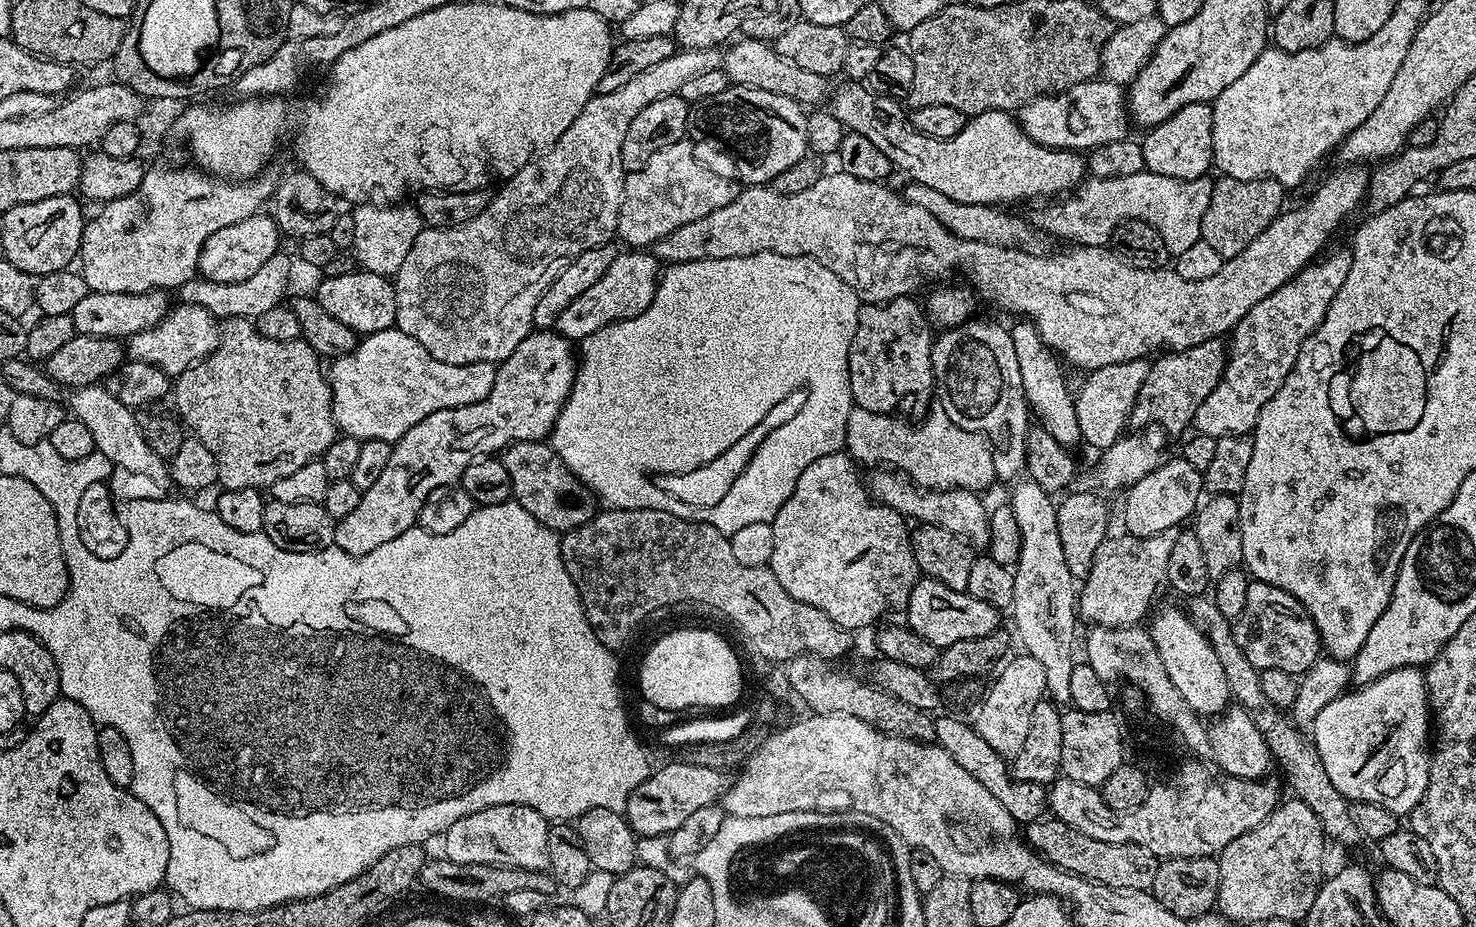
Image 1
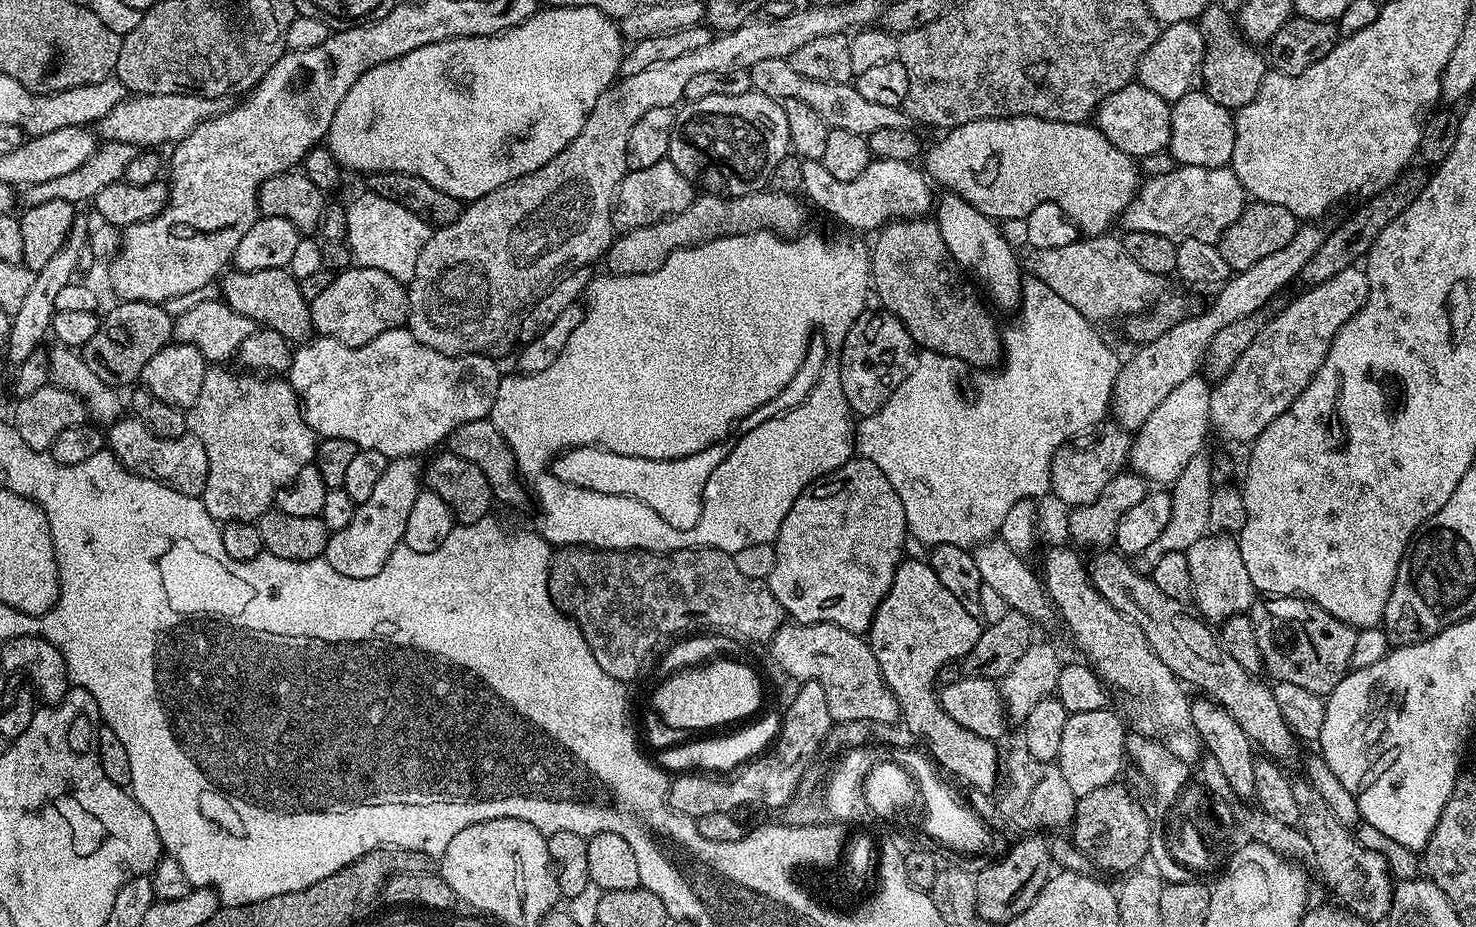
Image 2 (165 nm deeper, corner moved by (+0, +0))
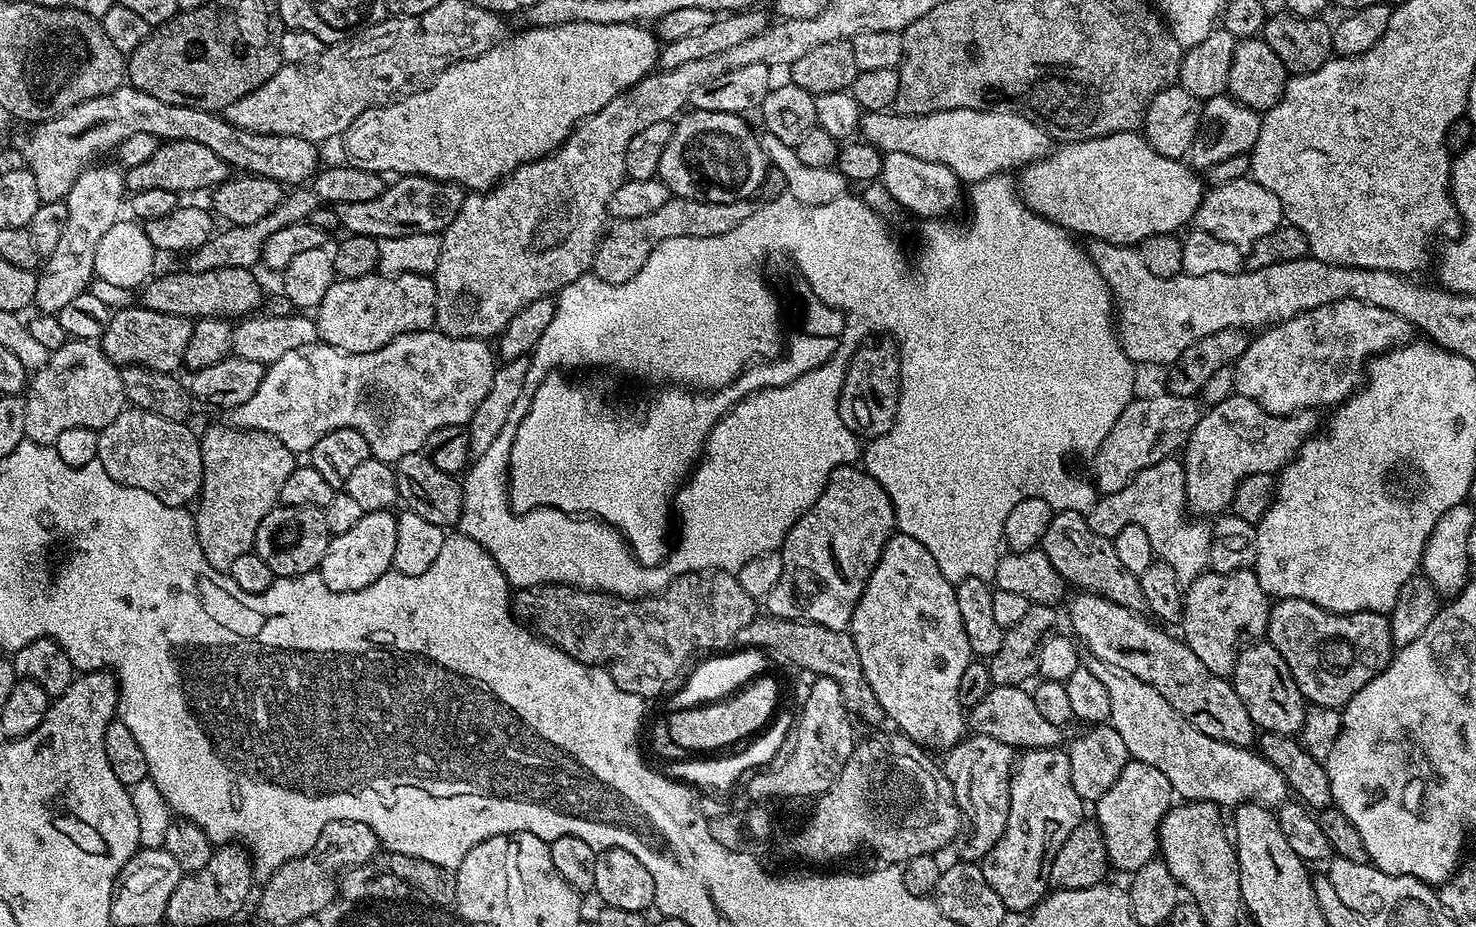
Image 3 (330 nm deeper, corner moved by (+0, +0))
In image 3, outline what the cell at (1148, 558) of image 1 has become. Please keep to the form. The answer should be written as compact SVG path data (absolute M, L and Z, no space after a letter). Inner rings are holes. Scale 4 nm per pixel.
M1235 394L1211 405L1195 424L1182 450L1189 509L1204 518L1221 515L1231 507L1237 486L1248 475L1279 473L1321 427L1322 420L1316 416L1319 415L1312 410L1275 416L1250 398Z

